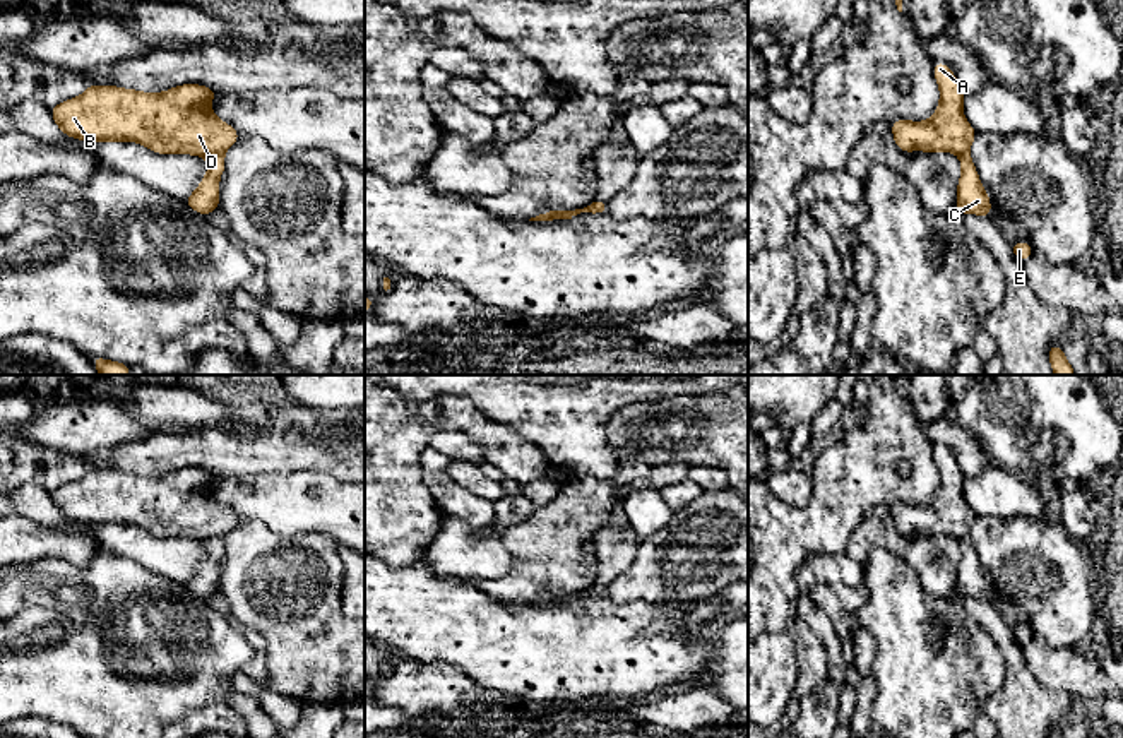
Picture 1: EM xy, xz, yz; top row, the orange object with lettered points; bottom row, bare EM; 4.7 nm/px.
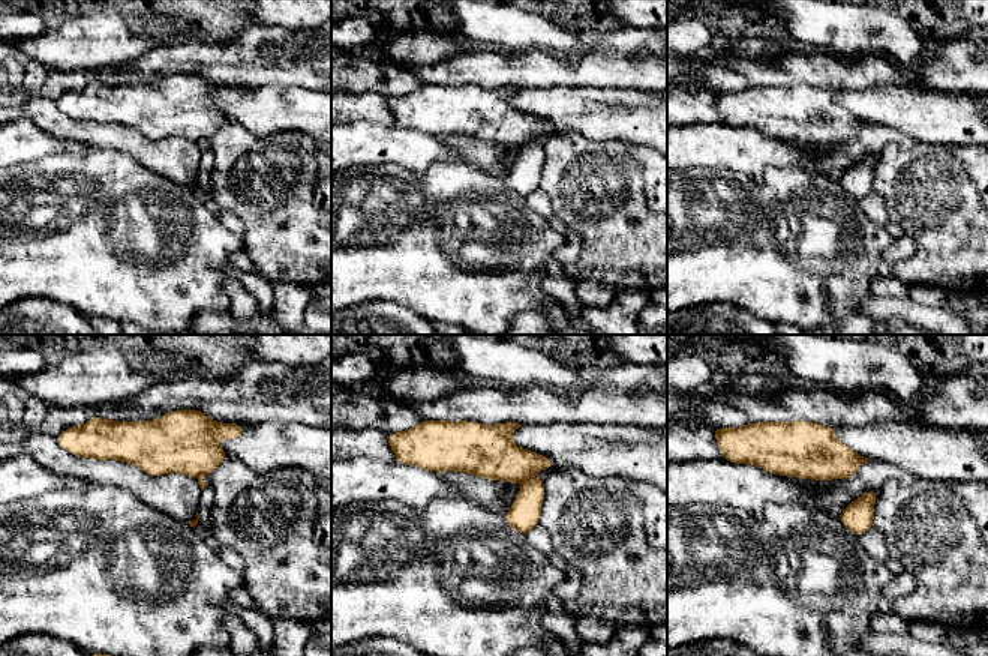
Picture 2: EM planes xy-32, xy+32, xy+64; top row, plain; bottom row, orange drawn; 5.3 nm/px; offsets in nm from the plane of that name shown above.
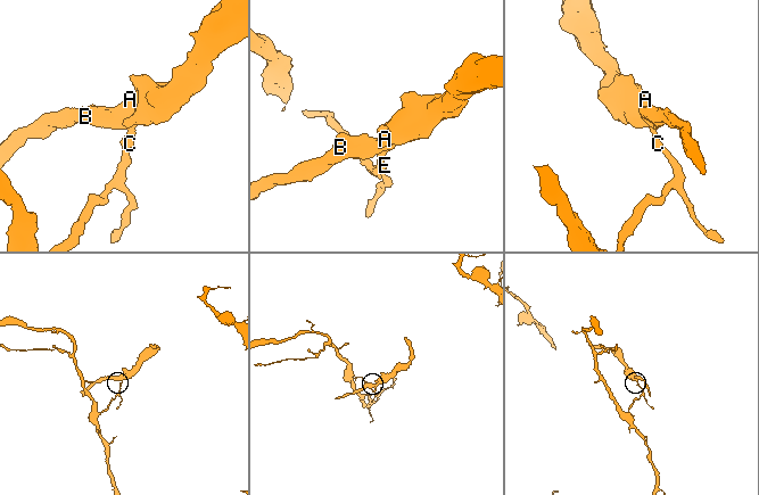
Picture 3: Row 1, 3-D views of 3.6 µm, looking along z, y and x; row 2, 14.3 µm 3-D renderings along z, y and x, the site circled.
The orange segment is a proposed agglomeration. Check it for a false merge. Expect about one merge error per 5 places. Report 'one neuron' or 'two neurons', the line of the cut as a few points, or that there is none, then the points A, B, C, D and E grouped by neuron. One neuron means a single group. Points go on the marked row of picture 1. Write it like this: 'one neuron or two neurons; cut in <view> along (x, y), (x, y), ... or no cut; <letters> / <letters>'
two neurons; cut in xy along (223, 151), (211, 153), (206, 158); A B D / C E

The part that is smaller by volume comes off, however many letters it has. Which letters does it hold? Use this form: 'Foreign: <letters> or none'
Foreign: A, B, D

